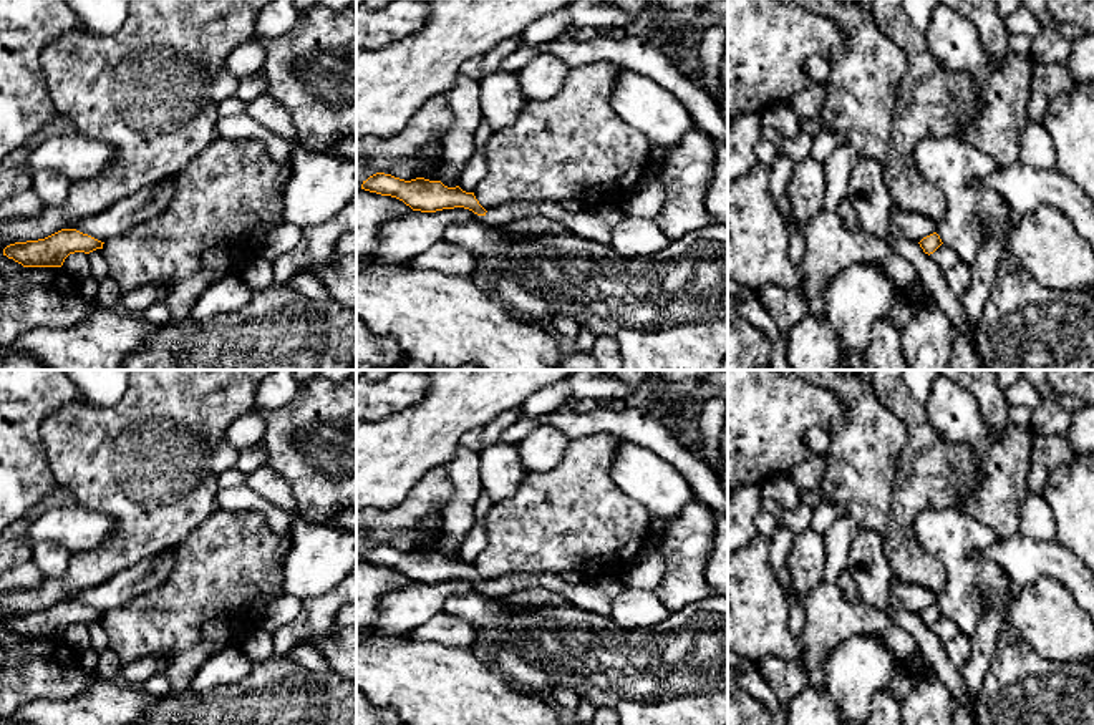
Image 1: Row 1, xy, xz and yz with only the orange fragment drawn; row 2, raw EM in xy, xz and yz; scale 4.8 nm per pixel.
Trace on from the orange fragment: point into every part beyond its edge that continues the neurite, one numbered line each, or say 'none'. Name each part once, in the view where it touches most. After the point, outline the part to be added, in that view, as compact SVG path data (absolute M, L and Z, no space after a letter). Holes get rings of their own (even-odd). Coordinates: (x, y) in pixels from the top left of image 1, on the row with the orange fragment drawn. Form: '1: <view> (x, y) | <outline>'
1: xz (595, 224) | M554 201L511 202L491 207L486 212L487 222L497 227L532 216L560 221L569 227L570 234L598 244L610 244L613 229L623 219L620 209L569 212L560 202Z

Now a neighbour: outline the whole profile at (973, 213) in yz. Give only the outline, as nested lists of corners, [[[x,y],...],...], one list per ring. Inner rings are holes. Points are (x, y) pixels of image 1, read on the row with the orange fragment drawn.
[[[958,136],[923,138],[917,143],[915,168],[946,199],[937,234],[963,262],[973,264],[981,244],[991,236],[1008,236],[1018,217],[1001,196],[981,184],[1001,166]]]

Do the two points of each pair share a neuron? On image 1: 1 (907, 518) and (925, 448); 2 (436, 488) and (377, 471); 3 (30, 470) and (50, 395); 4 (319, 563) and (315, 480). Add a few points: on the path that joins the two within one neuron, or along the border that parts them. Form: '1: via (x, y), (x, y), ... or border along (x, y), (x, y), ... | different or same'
1: via (907, 501), (925, 480), (925, 465) | same
2: border along (441, 463), (433, 467), (388, 510) | different
3: via (30, 452), (32, 413) | same
4: border along (300, 516), (327, 525) | different

